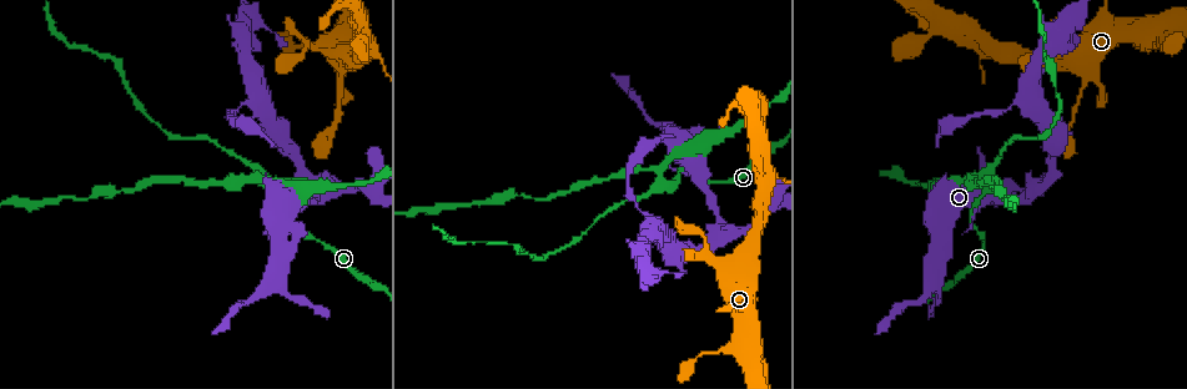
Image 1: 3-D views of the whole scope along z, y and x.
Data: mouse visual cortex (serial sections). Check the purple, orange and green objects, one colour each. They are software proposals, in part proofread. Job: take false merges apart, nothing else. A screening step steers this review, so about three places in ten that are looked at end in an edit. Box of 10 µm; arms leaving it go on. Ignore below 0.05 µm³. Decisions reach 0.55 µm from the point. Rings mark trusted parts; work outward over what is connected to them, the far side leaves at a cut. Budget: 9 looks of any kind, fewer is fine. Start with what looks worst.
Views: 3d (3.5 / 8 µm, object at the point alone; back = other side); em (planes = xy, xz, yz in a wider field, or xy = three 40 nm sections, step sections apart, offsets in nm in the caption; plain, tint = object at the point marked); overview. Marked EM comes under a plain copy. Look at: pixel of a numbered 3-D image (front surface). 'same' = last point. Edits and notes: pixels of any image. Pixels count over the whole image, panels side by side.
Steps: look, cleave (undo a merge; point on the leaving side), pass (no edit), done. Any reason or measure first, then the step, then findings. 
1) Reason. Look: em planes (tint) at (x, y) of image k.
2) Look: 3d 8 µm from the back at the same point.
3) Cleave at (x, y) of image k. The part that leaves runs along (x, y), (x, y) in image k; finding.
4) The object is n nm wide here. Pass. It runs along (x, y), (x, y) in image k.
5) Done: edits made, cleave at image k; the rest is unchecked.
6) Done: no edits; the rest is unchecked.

Look: 3d 3.5 µm from the back at (663, 183) of image 1.

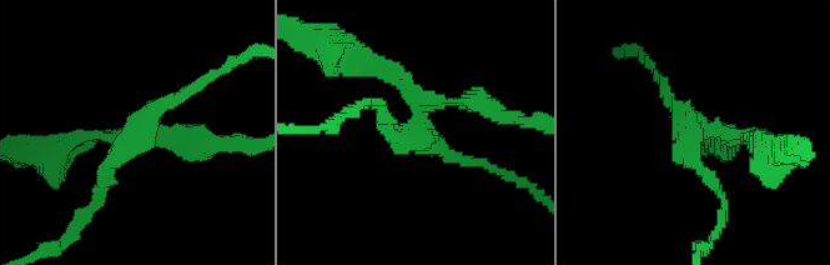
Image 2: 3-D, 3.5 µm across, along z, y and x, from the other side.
4 arms meet here; the arms are 200, 200, 200, 250 nm wide. Look: em planes (tint) at (698, 130) of image 2.

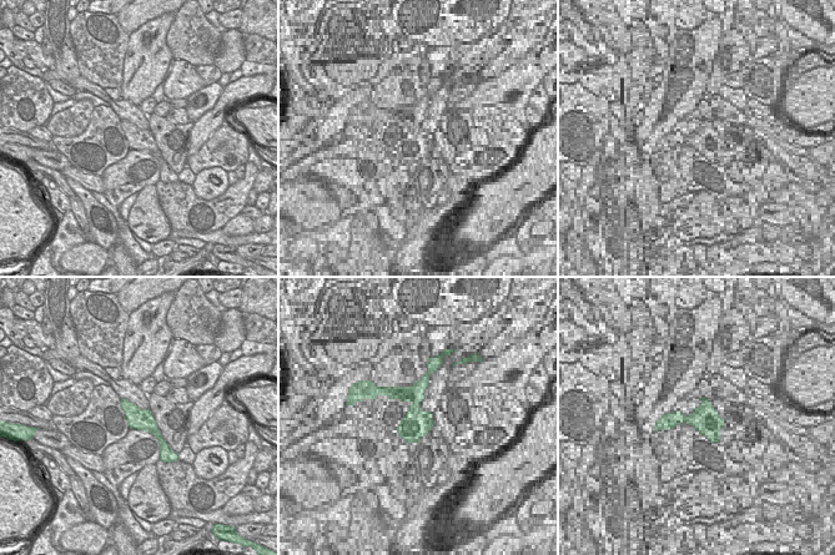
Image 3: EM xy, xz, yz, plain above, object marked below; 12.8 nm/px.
Cleave at (189, 129) of image 2. The part that leaves runs along (421, 111), (478, 101), (532, 120) in image 2; a second cell is stuck on.

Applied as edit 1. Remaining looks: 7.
Look: overview.

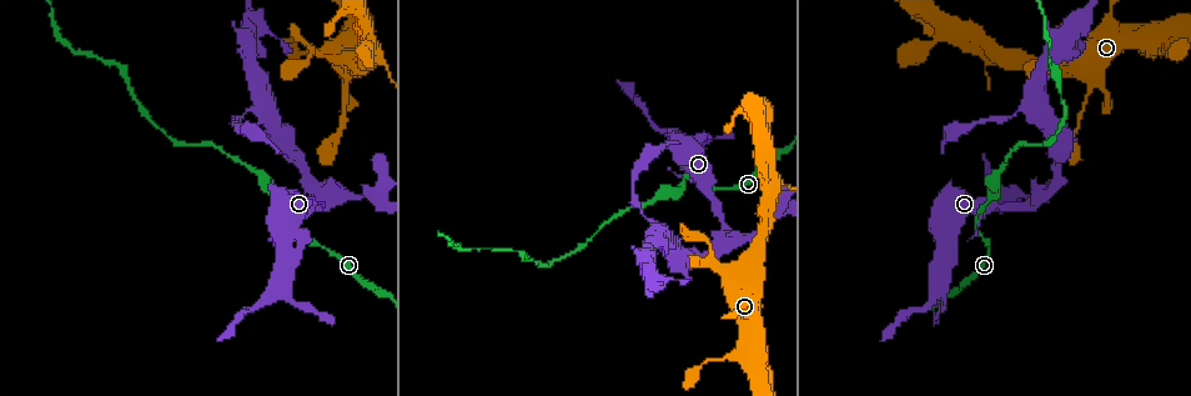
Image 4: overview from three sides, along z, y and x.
Thin neck. Look: 3d 3.5 µm at (712, 248) of image 4.

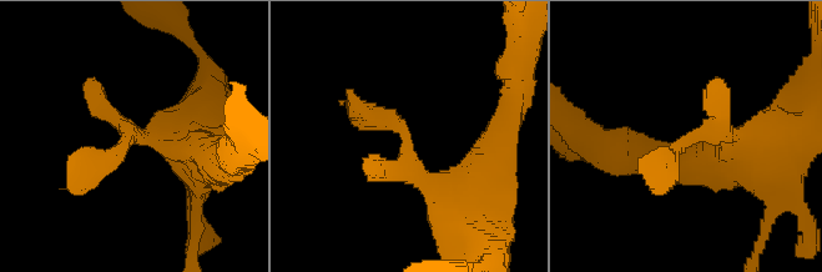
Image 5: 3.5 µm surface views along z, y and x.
Look: em xy step 5 (tint) at (409, 144) of image 5.

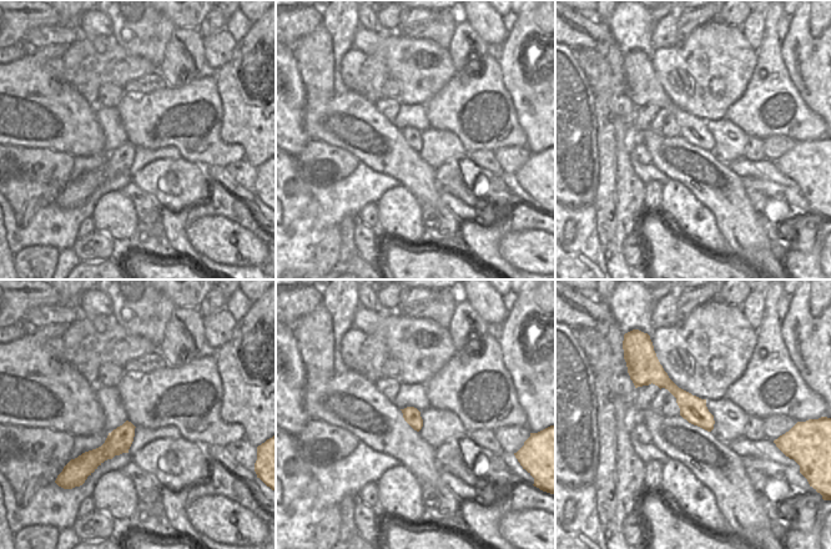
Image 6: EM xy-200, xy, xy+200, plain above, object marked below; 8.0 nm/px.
Look: em planes (tint) at the same point.

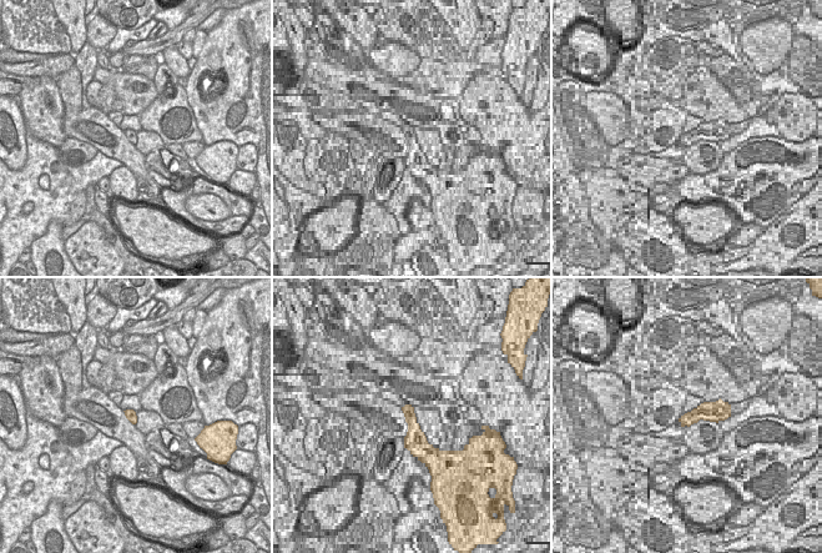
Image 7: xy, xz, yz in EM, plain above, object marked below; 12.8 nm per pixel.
Pass. It runs along (462, 212), (408, 171), (404, 132), (351, 97) in image 5; continuous, no second cell.

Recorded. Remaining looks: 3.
Arms part here. Look: 3d 3.5 µm from the back at (323, 200) of image 4.

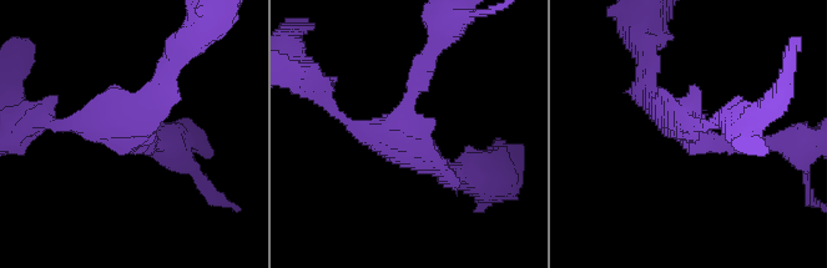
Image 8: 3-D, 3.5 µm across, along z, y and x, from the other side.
Look: em xy step 1 (tint) at (408, 133) of image 8.

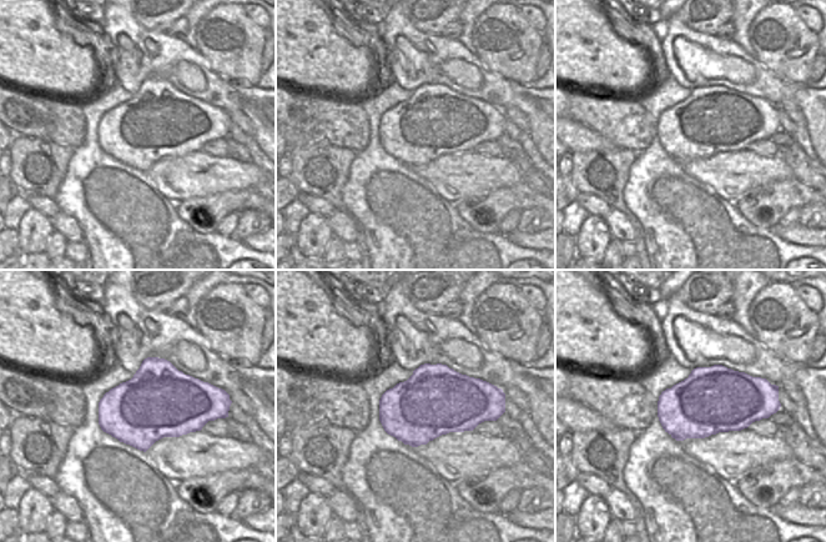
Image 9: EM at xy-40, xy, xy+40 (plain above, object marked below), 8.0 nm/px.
Pass. It runs along (757, 145), (696, 137), (649, 72) in image 8; all the same cell.

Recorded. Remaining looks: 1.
Done: edits made, cleave at image 2; the rest is unchecked.

